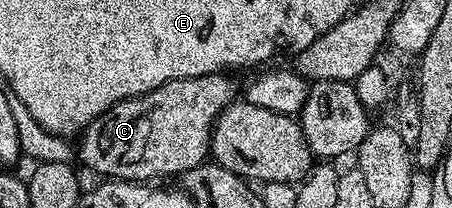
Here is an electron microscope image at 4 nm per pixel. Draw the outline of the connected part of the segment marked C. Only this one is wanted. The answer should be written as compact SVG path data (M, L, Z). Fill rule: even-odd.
M220 73L217 75L202 75L201 77L193 77L192 79L170 79L168 83L166 83L165 85L161 85L157 89L153 89L149 93L145 93L144 95L138 95L137 97L133 97L132 99L126 99L125 101L121 101L117 105L113 105L112 107L109 108L109 110L107 110L105 114L99 116L98 119L93 120L93 122L90 123L90 125L88 125L87 130L82 132L82 134L78 136L78 139L77 139L78 162L79 163L83 162L84 165L87 166L89 170L96 171L97 174L103 175L99 177L106 177L108 180L111 180L111 181L155 181L155 180L165 178L166 175L175 175L175 177L182 177L185 172L193 170L194 167L200 167L201 164L203 164L203 162L205 162L205 160L208 158L209 152L211 150L211 131L215 127L215 122L217 121L217 117L228 107L229 104L236 102L236 99L237 99L237 95L235 95L235 83L231 79L234 79L234 78L232 78L232 76L227 73Z

